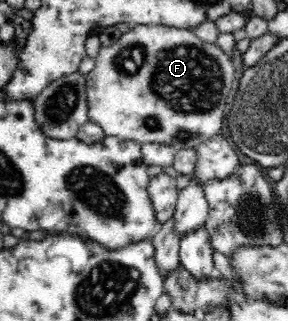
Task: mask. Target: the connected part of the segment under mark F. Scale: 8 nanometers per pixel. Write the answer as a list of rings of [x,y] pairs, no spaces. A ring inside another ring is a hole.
[[[141,24],[132,26],[122,33],[120,38],[109,46],[102,46],[95,60],[95,67],[86,75],[86,92],[88,97],[89,122],[95,122],[103,128],[106,136],[117,136],[120,140],[133,140],[142,146],[148,143],[167,145],[177,151],[196,149],[198,145],[205,143],[220,135],[223,126],[224,110],[227,108],[227,99],[233,88],[235,79],[235,66],[229,55],[219,48],[216,44],[209,44],[201,40],[192,30],[183,28],[173,28],[161,24]]]

